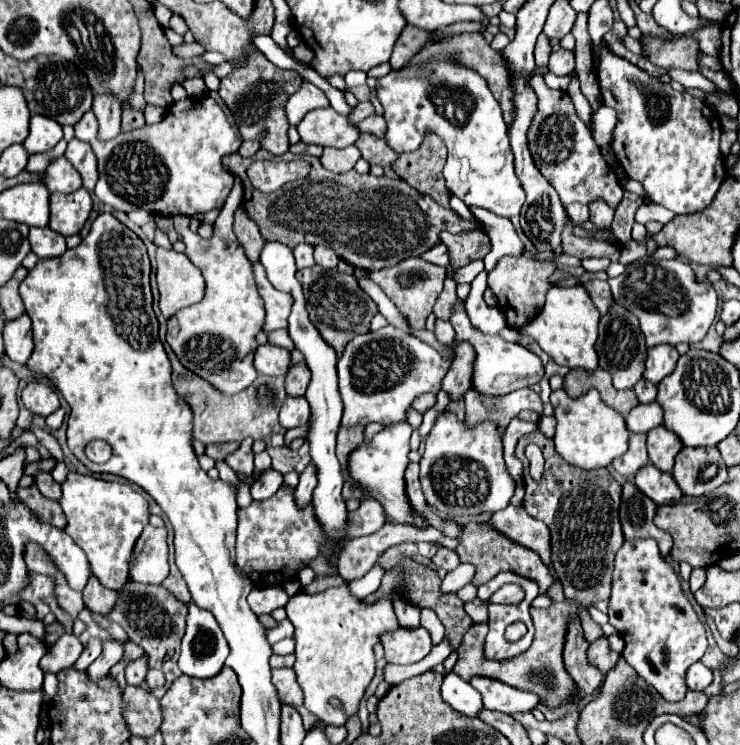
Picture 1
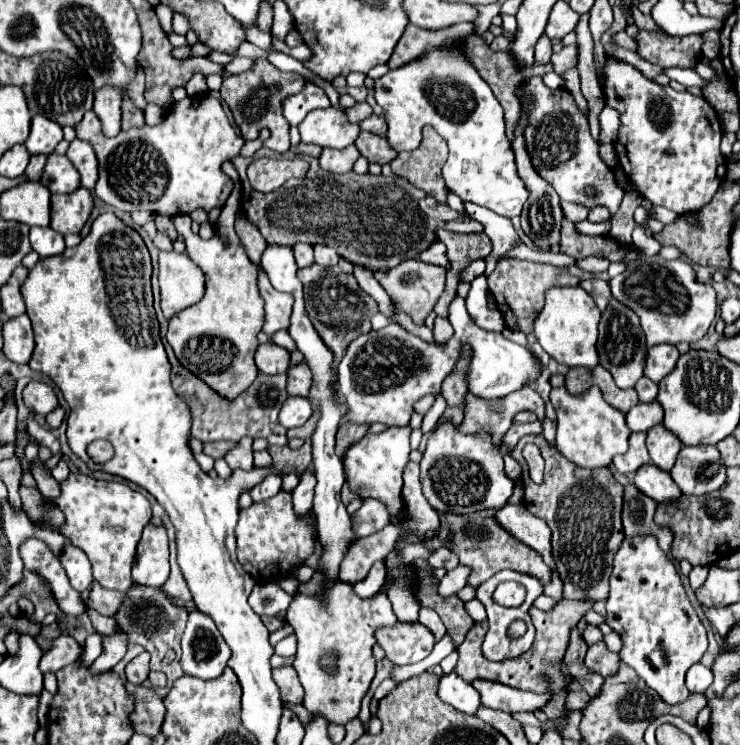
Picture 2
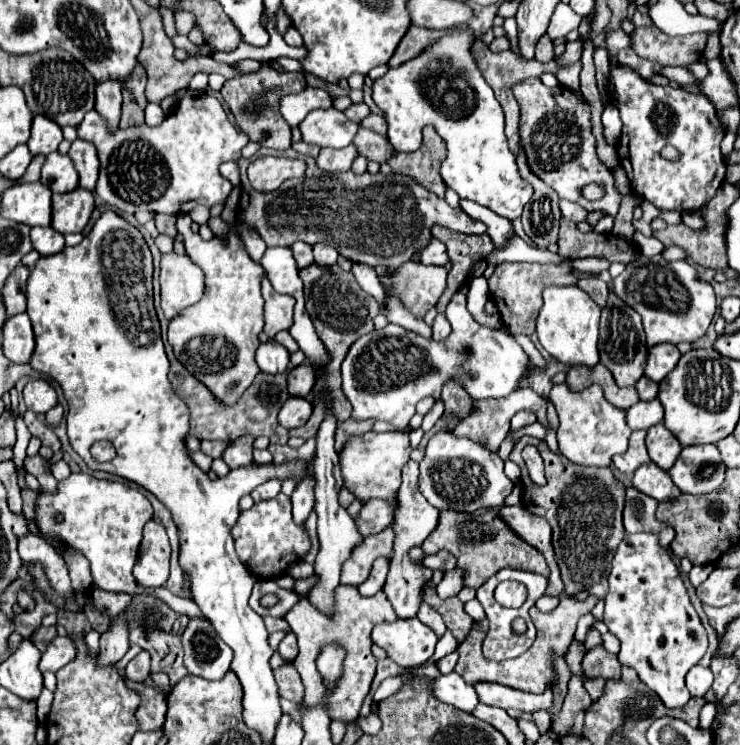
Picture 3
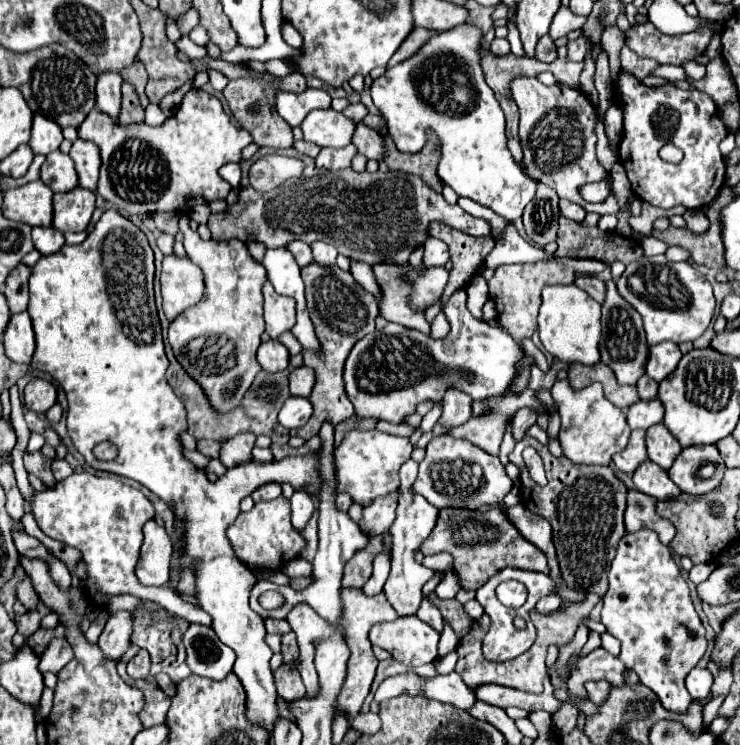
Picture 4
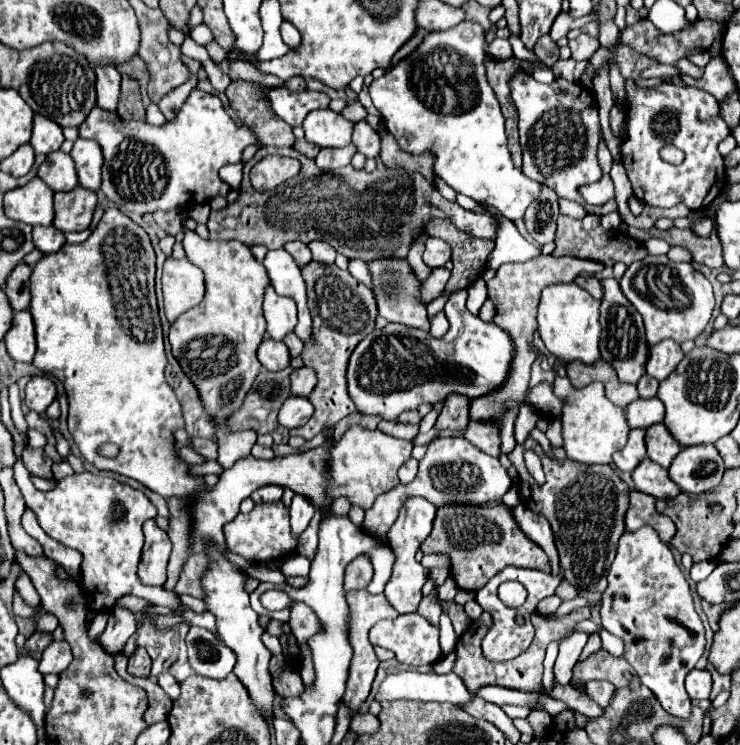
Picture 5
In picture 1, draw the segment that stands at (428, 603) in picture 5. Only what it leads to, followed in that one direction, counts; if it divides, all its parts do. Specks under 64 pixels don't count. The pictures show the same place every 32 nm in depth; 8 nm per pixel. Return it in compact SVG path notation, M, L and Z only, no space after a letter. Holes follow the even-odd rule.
M422 608L420 610L420 624L430 632L434 644L438 644L438 642L443 640L445 628L441 621L438 620L438 616L430 608Z

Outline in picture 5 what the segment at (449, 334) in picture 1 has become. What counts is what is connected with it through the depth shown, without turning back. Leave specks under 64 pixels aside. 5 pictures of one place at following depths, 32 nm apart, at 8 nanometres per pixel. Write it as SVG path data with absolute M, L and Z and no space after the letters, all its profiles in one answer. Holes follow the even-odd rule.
M438 312L436 316L432 316L430 318L430 334L434 336L434 338L442 338L446 332L448 332L448 320L446 320L446 316L444 316L444 312Z

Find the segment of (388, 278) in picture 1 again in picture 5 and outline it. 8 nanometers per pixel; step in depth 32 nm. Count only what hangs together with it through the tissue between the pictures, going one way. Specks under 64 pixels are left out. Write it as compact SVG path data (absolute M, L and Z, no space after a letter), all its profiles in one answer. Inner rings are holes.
M436 268L436 270L432 270L430 278L422 282L422 300L428 304L432 298L440 296L440 292L444 290L448 278L450 278L450 272L448 272L446 268Z

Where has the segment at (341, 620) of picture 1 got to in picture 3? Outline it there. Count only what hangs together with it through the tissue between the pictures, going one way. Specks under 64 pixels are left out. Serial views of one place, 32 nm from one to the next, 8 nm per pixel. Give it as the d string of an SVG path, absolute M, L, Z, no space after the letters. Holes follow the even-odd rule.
M338 586L334 618L322 616L306 598L302 598L286 614L286 622L290 624L292 632L298 636L300 654L294 660L294 666L300 672L302 682L306 686L304 702L306 704L316 704L318 700L322 700L322 696L326 696L326 688L322 688L322 676L318 676L318 672L316 672L318 670L316 668L316 656L318 656L318 648L322 644L338 642L338 644L342 644L348 650L348 654L346 654L346 660L344 660L342 680L338 682L338 688L334 688L334 692L330 694L328 708L330 708L330 716L336 718L336 720L344 720L344 722L356 720L358 712L360 712L360 706L362 706L362 702L364 702L364 698L366 698L366 694L370 690L370 684L372 684L372 678L374 678L374 670L376 670L376 658L374 658L374 654L370 650L372 648L370 632L372 632L372 628L376 624L386 622L386 620L396 620L396 618L398 616L394 612L392 604L386 600L384 592L378 592L376 596L366 598L356 588Z

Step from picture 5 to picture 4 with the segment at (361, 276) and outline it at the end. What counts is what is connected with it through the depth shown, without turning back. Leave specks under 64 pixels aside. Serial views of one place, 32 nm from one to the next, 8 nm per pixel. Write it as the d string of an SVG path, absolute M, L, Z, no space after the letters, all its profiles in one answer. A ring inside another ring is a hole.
M352 260L350 262L350 274L358 280L358 284L362 284L368 292L372 292L376 298L380 296L380 286L378 282L374 280L374 272L372 268L366 264L366 262L360 262L360 260Z

